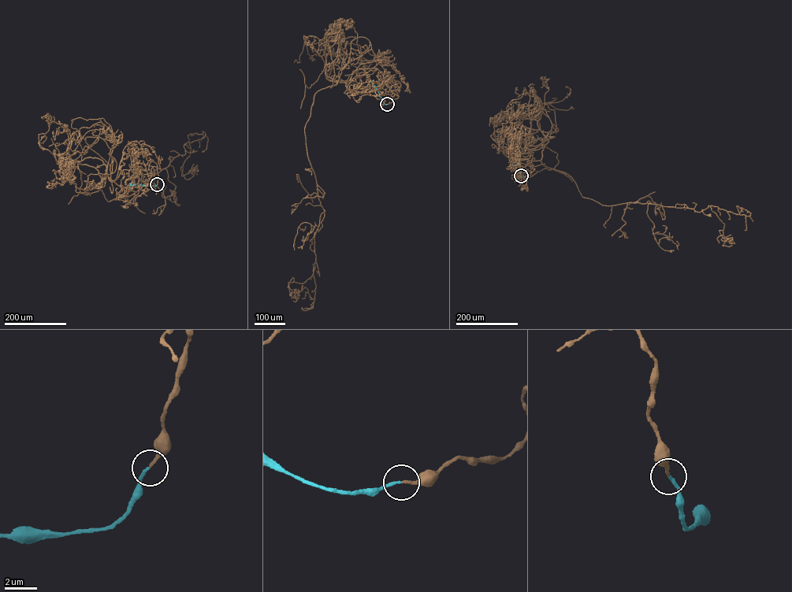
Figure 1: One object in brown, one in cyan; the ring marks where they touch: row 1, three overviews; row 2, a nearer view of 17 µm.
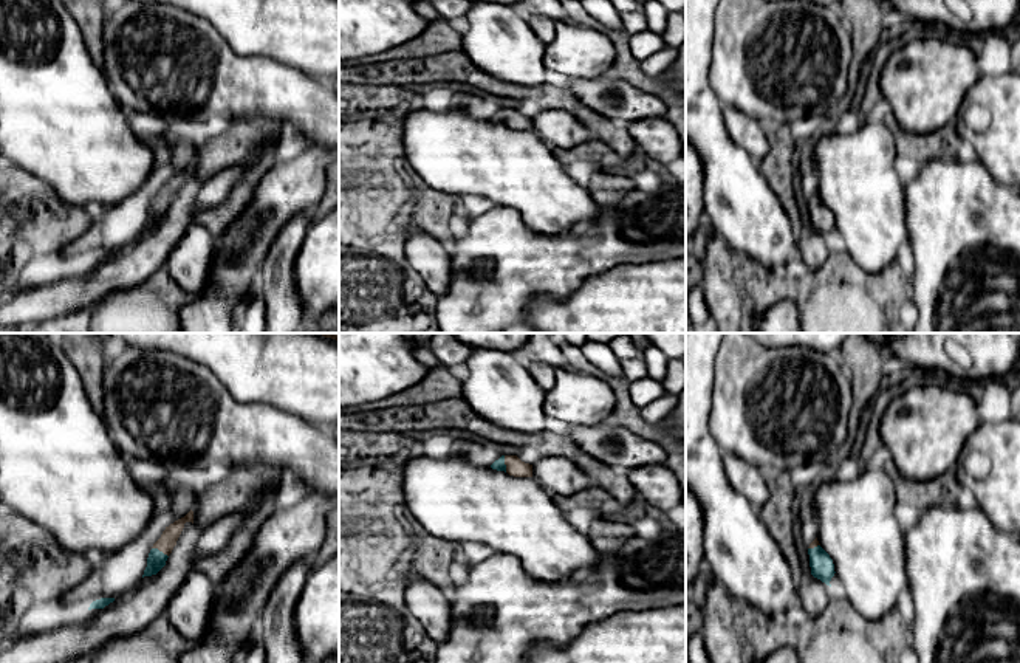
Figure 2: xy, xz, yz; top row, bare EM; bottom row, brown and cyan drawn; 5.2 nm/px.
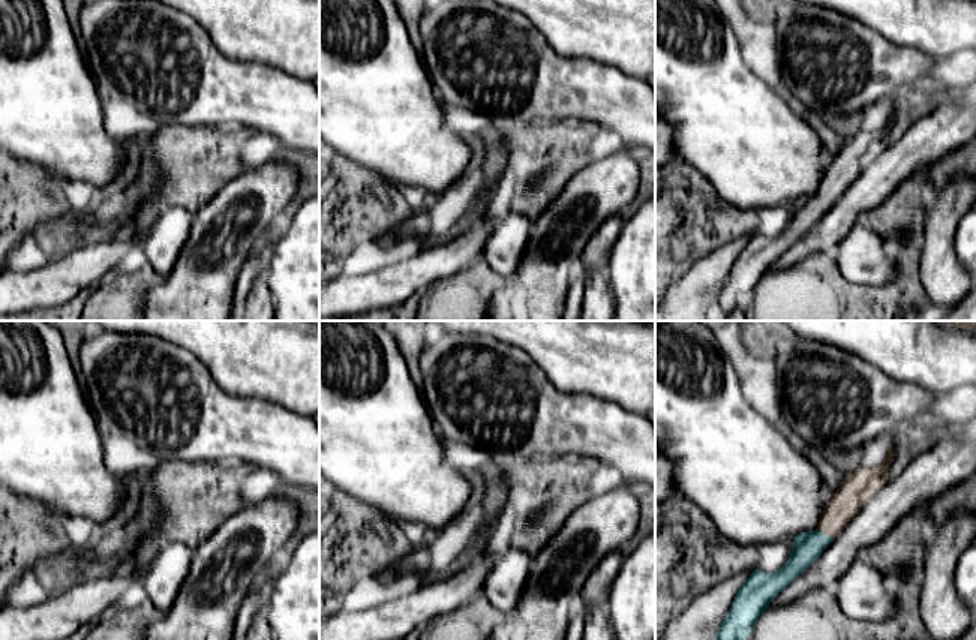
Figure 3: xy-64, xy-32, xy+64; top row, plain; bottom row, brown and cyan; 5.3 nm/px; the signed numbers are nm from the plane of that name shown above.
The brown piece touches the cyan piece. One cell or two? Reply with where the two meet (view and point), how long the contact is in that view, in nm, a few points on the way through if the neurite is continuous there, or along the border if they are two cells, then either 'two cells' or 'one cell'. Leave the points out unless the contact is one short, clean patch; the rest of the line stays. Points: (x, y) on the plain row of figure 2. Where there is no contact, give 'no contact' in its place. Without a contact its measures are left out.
meets brown in xy at (160, 203); contact 100 nm long; runs through xy (167, 194), (160, 203), (157, 212); one cell

